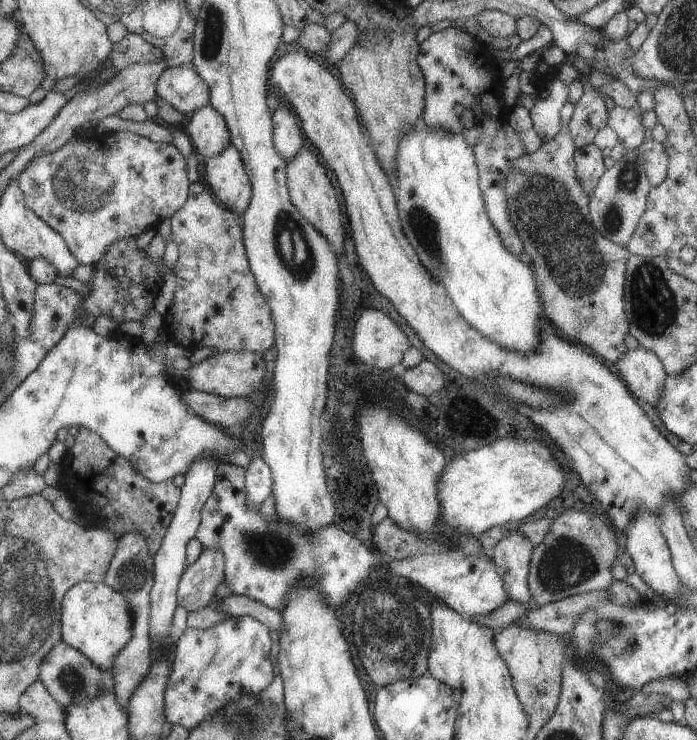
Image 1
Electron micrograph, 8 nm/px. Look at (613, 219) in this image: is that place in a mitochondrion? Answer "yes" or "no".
yes

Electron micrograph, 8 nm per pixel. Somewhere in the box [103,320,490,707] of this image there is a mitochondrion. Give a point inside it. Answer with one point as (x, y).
(393, 629)

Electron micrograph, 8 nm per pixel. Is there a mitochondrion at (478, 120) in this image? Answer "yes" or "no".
no

